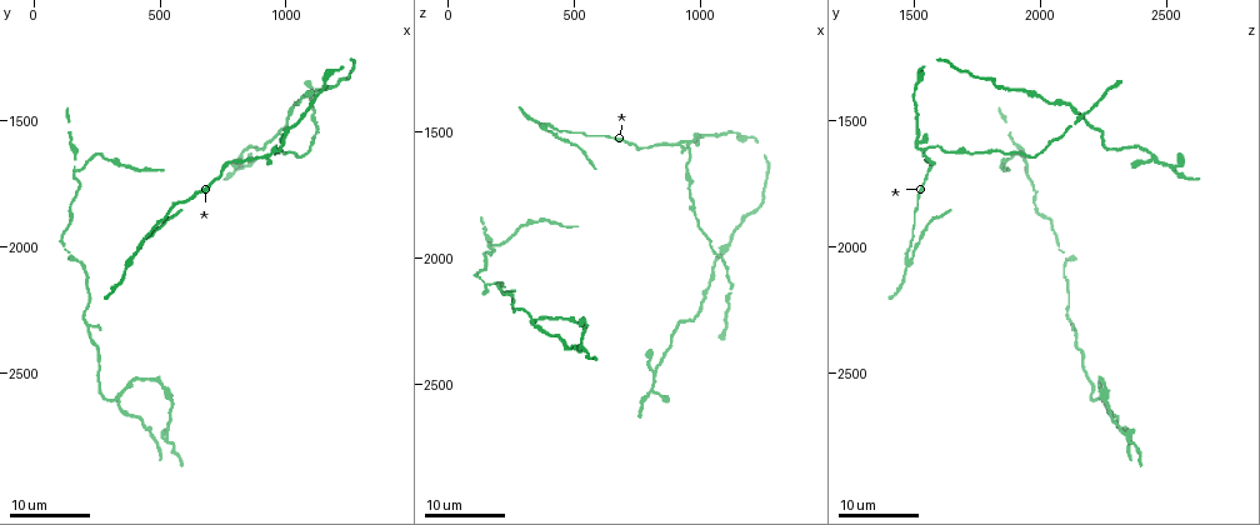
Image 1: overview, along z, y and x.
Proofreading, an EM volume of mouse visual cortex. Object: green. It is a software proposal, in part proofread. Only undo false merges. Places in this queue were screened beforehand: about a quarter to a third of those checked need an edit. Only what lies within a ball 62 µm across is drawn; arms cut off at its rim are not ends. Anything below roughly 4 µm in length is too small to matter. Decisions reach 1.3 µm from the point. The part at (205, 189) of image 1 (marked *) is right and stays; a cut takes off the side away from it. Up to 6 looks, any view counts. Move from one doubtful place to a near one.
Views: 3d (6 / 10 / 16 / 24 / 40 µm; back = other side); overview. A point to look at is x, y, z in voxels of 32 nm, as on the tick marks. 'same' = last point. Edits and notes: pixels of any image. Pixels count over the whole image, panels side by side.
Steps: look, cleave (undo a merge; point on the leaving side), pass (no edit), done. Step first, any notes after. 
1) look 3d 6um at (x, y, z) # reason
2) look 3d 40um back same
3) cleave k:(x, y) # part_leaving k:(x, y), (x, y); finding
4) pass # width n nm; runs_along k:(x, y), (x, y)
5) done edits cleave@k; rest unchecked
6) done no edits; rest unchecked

look 3d 24um at (740, 1730, 1550) # narrows sharply

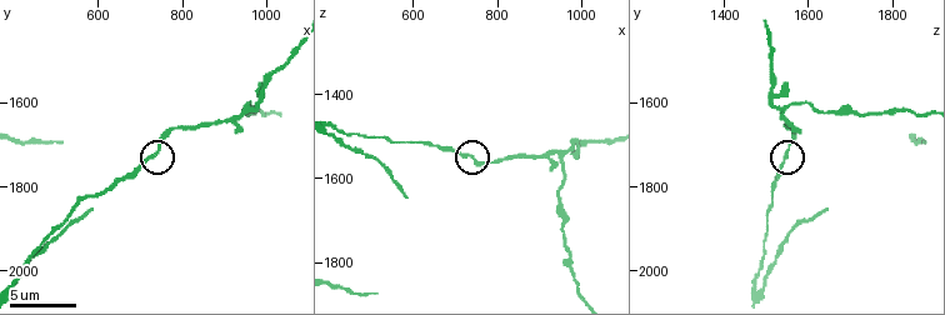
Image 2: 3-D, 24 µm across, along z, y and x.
look 3d 10um at (735, 1710, 1545)

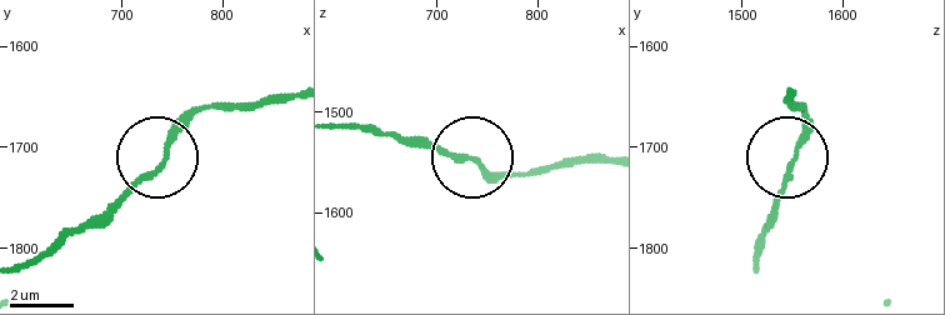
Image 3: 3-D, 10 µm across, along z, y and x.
look 3d 6um at (740, 1716, 1552)

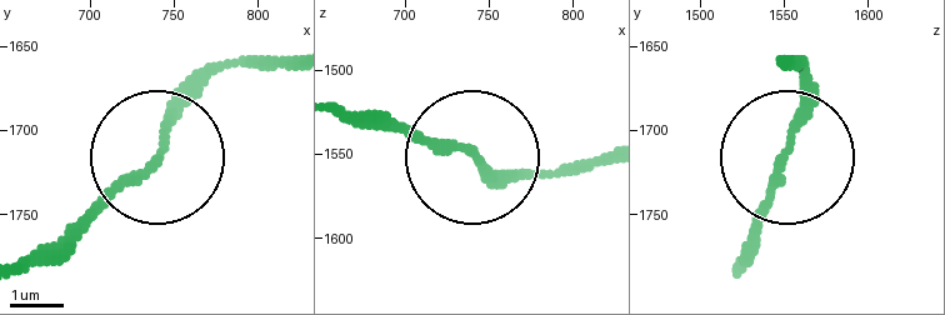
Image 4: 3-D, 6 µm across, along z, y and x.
pass # width 160 nm; runs_along 4:(60, 243), (226, 64); continuous, no second cell

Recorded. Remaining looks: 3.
look 3d 16um at (960, 1615, 1550) # three-way junction

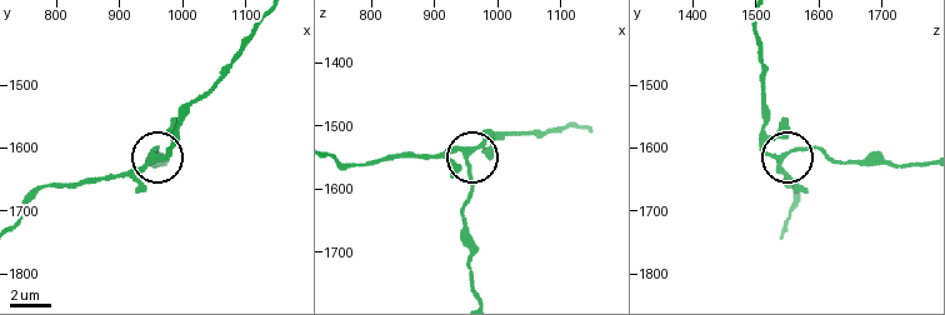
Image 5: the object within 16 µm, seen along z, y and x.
pass # arms 3; all the same cell

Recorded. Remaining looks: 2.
look 3d 24um at (160, 1700, 1950) # arms part here

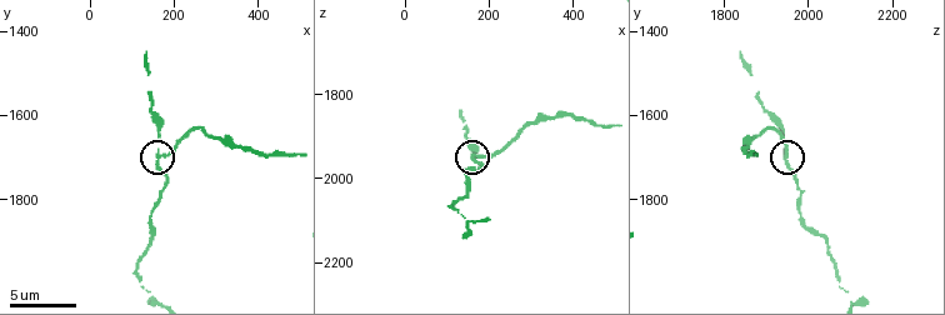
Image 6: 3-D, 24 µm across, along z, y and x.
look 3d 10um at (160, 1695, 1950) # zoom in

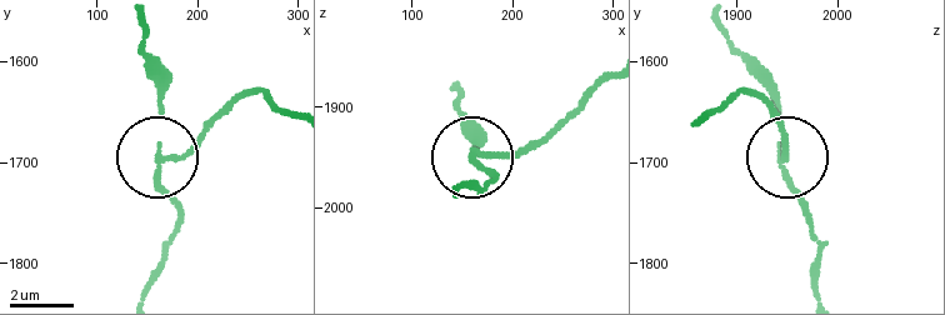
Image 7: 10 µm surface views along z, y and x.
cleave 7:(204, 138) # arms 3; part_leaving 7:(160, 160), (189, 151), (245, 98), (261, 95), (294, 114); a second cell is stuck on

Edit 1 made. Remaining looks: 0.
done edits cleave@7; rest unchecked

